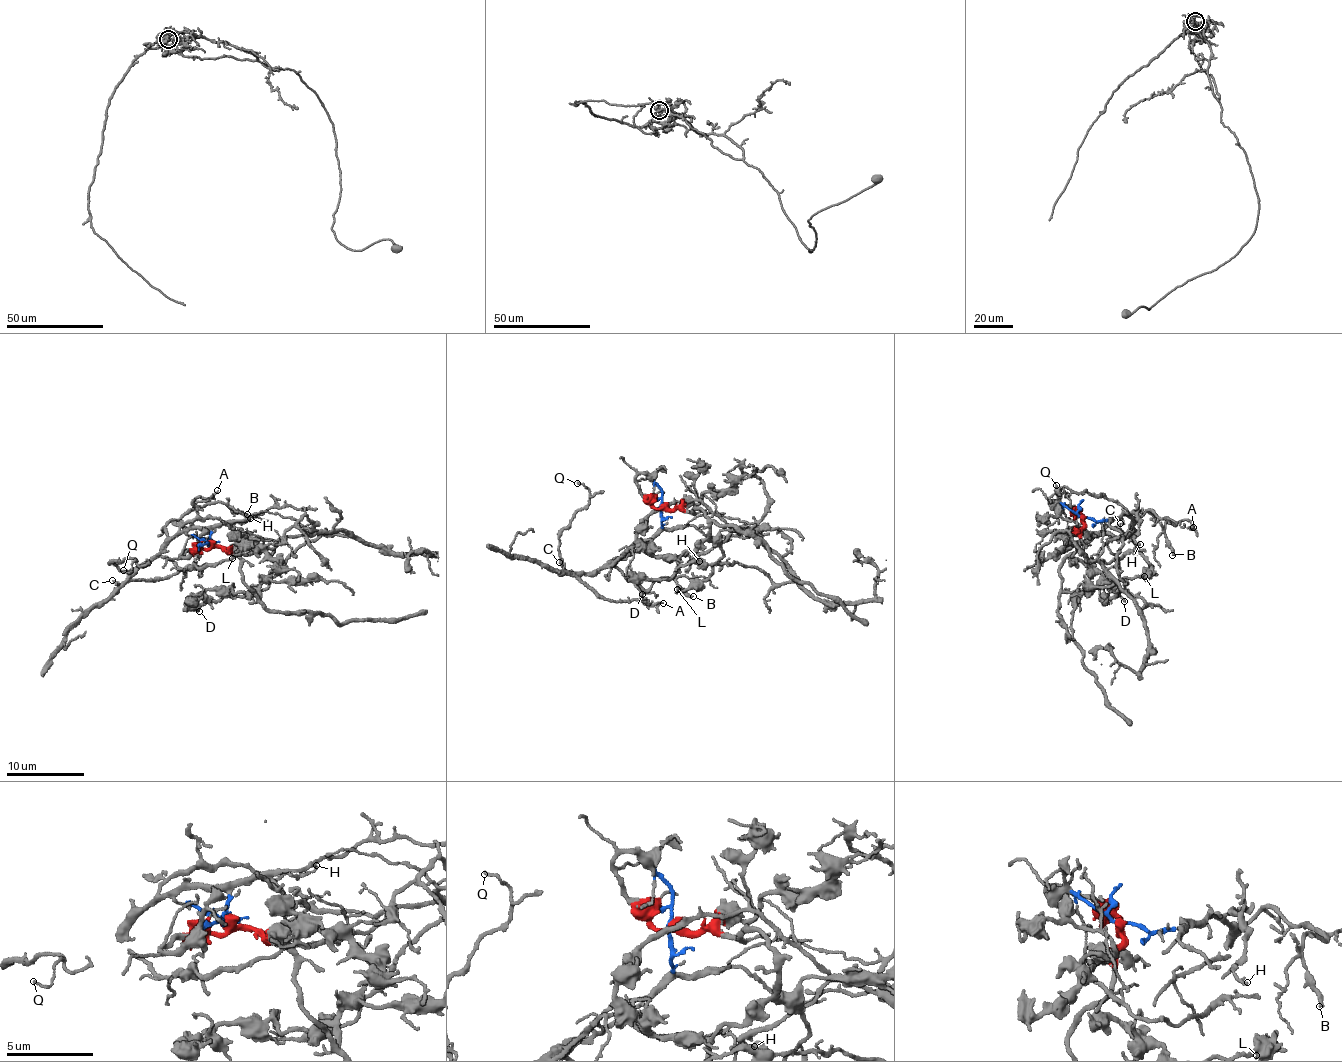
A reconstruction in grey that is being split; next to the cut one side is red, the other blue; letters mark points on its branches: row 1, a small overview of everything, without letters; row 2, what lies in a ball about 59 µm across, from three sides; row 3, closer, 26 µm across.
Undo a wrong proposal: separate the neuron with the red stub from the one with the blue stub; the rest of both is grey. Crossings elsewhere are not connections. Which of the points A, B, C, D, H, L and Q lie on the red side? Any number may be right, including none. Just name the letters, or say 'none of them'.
D, L

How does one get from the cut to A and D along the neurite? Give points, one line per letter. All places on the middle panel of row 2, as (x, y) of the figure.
A: (662, 504), (661, 528), (645, 541), (638, 541), (613, 565), (639, 588), (645, 604), (663, 602)
D: (662, 504), (686, 513), (700, 509), (708, 524), (708, 537), (682, 553), (667, 580), (637, 582), (642, 594)

